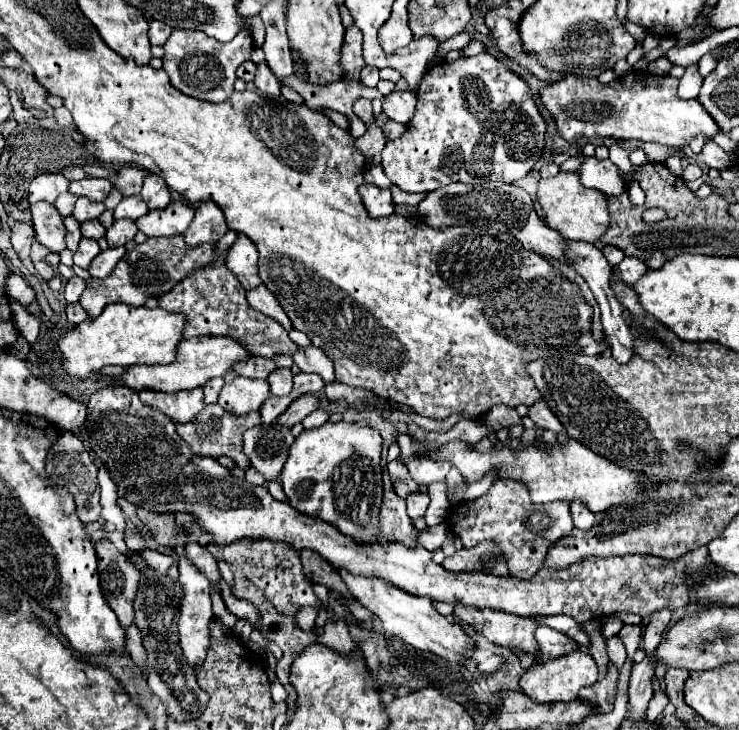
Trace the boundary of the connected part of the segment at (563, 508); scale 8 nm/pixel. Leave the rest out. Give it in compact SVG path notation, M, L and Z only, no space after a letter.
M497 481L489 493L479 499L459 503L451 519L451 531L463 541L463 547L473 547L479 541L497 543L503 551L509 573L519 579L531 579L541 569L547 549L573 531L569 503L553 501L547 505L531 505L527 489L515 485L515 481Z

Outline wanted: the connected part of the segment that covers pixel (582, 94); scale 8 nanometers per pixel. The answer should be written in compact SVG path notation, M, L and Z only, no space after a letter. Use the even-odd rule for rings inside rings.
M631 71L607 85L599 83L597 77L567 75L563 81L541 89L541 101L553 113L559 135L567 141L579 137L611 137L683 149L697 135L705 135L705 141L709 143L721 131L699 101L683 101L677 97L675 77L657 77L649 71Z

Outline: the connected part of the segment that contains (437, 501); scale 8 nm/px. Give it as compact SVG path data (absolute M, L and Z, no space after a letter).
M445 483L443 485L429 485L429 497L431 503L423 515L427 525L437 525L437 523L445 523L447 521L447 509L449 509L449 501L445 499Z

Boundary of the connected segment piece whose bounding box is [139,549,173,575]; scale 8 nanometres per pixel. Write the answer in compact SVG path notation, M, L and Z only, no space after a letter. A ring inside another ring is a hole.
M143 549L143 551L139 551L139 555L145 557L143 561L145 561L151 569L155 567L155 571L159 571L159 573L163 573L163 575L167 575L169 567L173 565L173 557L163 555L163 553L159 553L159 551L153 551L153 549Z

